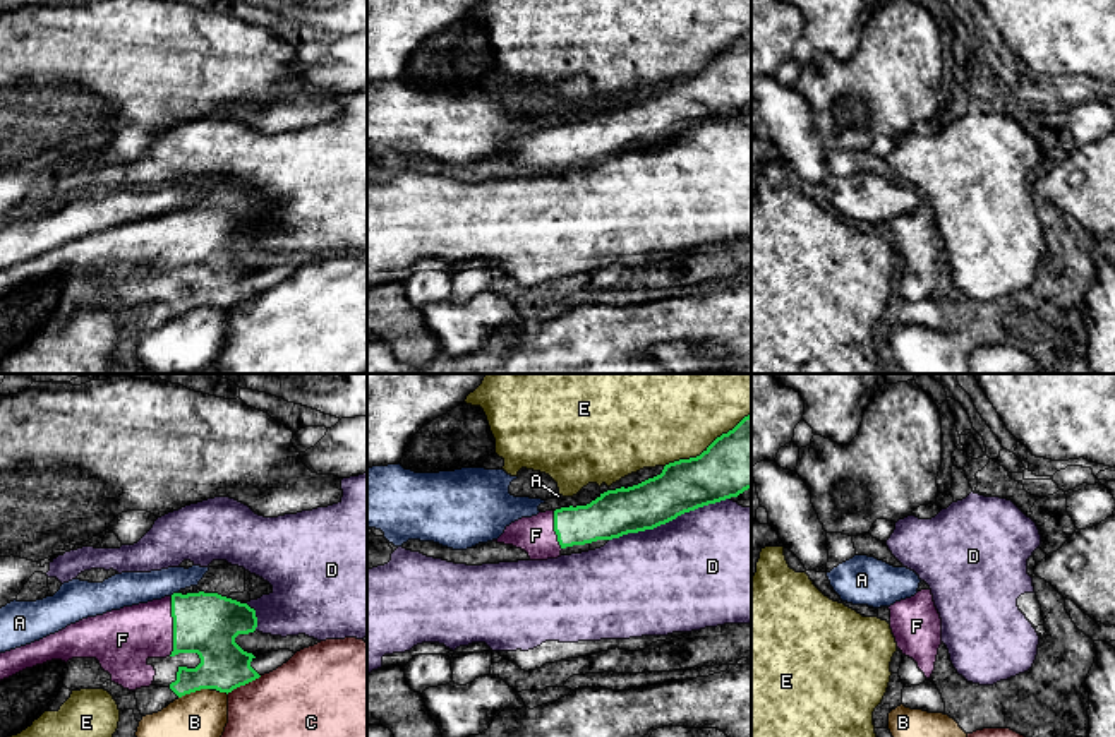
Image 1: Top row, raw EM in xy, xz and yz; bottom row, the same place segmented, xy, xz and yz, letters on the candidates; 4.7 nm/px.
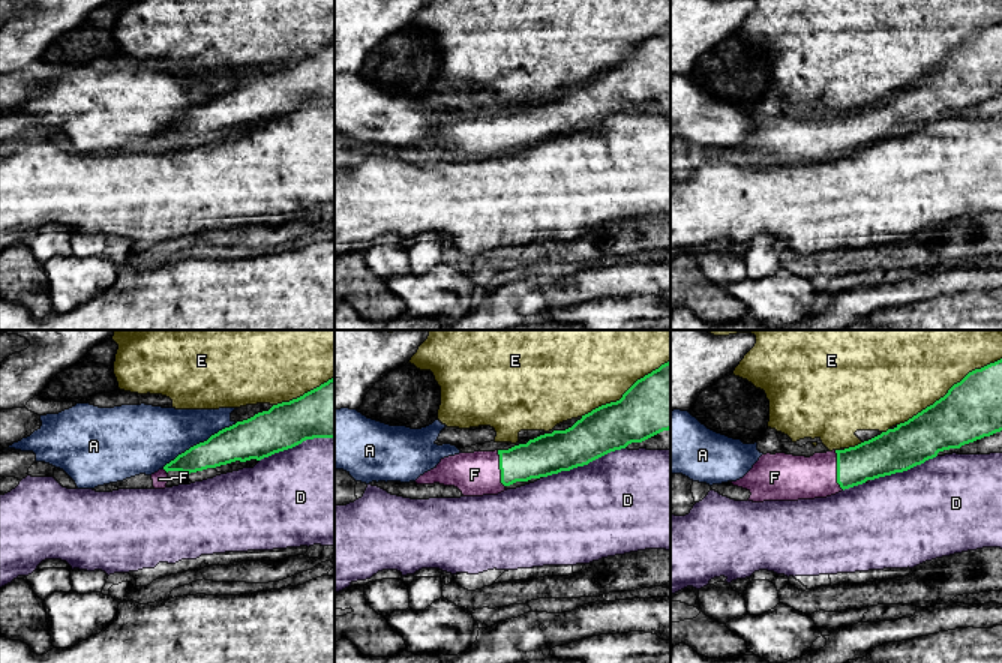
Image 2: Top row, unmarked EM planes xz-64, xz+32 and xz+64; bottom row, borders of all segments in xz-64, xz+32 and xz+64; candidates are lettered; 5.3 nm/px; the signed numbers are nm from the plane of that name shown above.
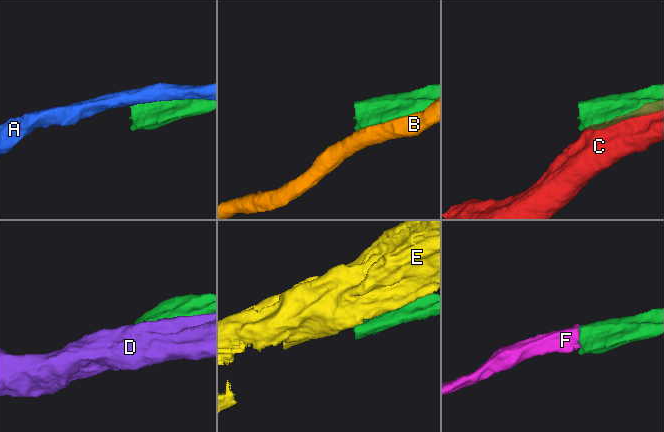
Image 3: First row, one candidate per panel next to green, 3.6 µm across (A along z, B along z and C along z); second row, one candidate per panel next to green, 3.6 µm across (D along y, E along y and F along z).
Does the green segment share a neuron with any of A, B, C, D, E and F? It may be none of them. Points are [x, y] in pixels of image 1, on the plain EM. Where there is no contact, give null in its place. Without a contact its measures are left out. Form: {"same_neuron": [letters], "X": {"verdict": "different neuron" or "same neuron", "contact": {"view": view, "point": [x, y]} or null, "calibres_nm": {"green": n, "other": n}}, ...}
{"same_neuron": ["F"], "A": {"verdict": "different neuron", "contact": {"view": "xy", "point": [174, 209]}, "calibres_nm": {"green": 280, "other": 160}}, "B": {"verdict": "different neuron", "contact": {"view": "xy", "point": [194, 307]}, "calibres_nm": {"green": 220, "other": 280}}, "C": {"verdict": "different neuron", "contact": {"view": "xy", "point": [244, 300]}, "calibres_nm": {"green": 220, "other": 480}}, "D": {"verdict": "different neuron", "contact": {"view": "xz", "point": [669, 136]}, "calibres_nm": {"green": 240, "other": 480}}, "E": {"verdict": "different neuron", "contact": {"view": "xz", "point": [709, 62]}, "calibres_nm": {"green": 300, "other": 380}}, "F": {"verdict": "same neuron", "contact": {"view": "xy", "point": [174, 242]}, "calibres_nm": {"green": 280, "other": 280}}}

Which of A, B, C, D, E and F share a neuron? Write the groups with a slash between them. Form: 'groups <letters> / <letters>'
groups A / B C / D / E / F

